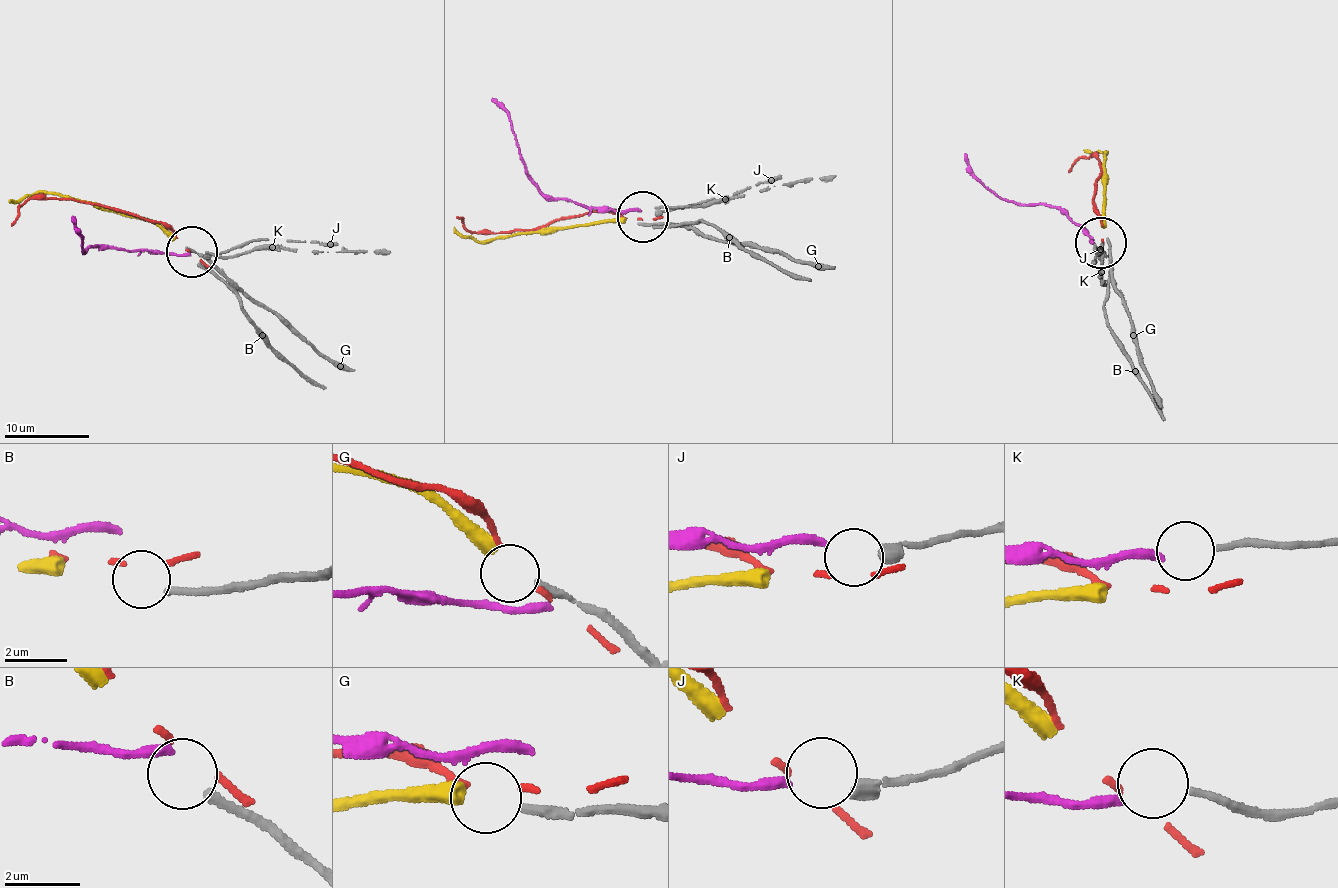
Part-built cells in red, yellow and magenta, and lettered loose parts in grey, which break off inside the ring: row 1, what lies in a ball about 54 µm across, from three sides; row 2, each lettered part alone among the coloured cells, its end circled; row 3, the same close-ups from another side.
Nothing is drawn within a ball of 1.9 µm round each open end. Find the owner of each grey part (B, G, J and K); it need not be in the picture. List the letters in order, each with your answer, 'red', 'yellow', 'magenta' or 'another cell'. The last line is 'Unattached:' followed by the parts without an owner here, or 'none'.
B: another cell
G: yellow
J: magenta
K: another cell
Unattached: B, K

